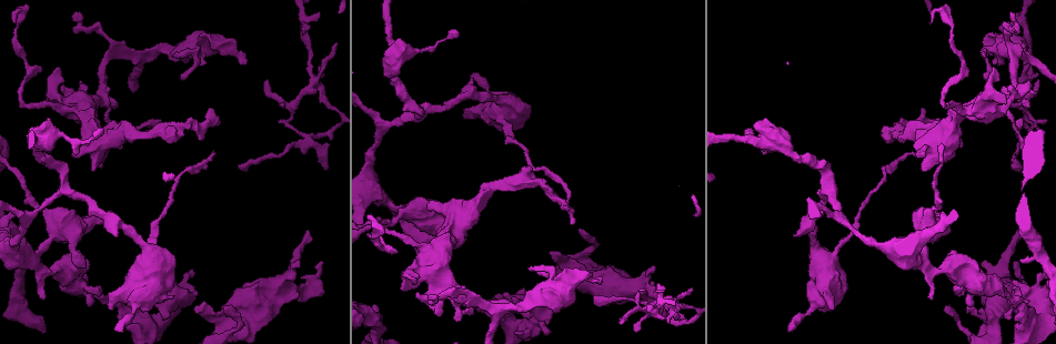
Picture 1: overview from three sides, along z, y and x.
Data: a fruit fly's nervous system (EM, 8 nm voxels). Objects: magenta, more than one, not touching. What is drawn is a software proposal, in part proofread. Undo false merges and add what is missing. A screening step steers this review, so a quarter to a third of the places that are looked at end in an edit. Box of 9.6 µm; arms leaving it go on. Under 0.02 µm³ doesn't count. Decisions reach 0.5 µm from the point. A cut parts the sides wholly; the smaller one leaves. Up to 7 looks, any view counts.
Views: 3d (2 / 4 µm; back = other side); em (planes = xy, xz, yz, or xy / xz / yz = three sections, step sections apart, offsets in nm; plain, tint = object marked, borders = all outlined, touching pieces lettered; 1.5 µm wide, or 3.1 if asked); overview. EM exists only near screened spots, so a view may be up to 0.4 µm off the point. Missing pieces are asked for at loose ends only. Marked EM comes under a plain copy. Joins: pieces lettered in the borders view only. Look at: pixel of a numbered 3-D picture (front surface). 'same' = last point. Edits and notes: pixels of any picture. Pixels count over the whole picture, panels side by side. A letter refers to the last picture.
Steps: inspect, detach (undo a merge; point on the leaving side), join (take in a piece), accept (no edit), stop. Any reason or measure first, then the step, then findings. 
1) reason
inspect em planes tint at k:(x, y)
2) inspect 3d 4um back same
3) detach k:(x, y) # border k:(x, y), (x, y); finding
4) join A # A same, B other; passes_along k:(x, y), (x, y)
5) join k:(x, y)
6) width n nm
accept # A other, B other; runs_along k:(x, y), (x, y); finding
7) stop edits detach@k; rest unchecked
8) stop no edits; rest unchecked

thin end
inspect 3d 4um at 1:(74, 12)

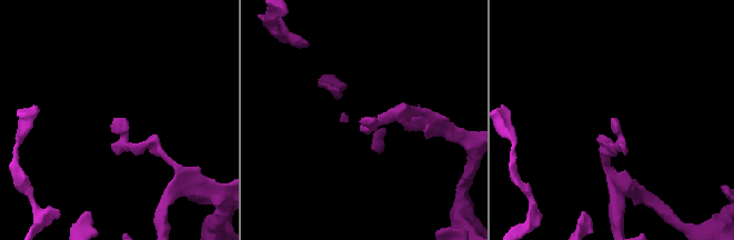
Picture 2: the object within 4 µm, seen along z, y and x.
need the tissue
inspect em planes borders at 2:(115, 118)

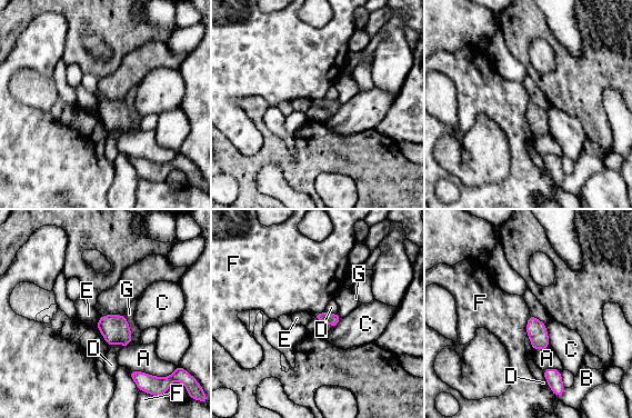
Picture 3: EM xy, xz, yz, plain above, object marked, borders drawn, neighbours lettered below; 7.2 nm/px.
accept # A other, B other, C other, D other, E other, F other, G other; border 3:(530, 315), (527, 321), (527, 335); none of them fits

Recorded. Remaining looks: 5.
sharp bend
inspect em yz step 4 tint at 1:(369, 236)

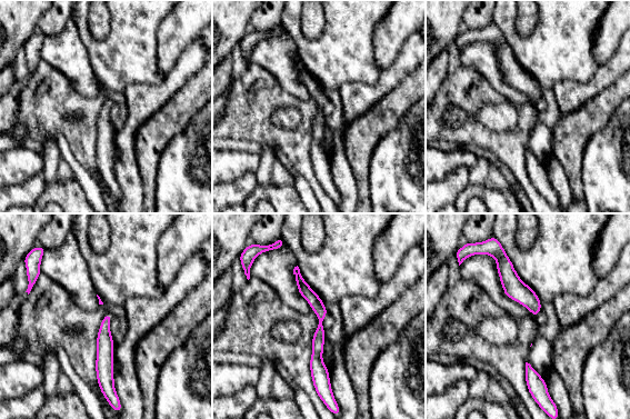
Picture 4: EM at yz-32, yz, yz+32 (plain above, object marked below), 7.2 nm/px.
inspect em yz step 4 borders same

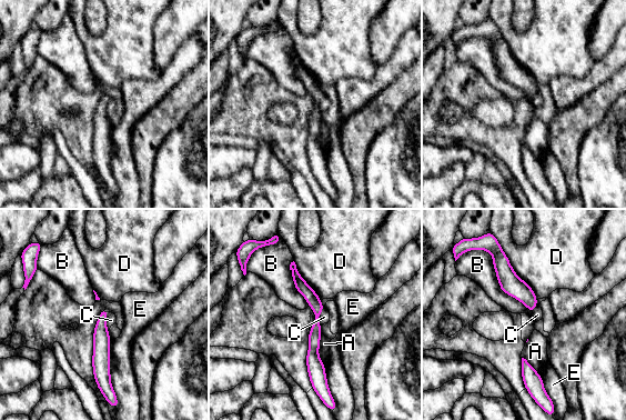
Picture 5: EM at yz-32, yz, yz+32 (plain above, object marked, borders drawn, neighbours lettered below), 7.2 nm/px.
accept # A other, B other, C other, D other, E other; border 5:(109, 312), (107, 319), (108, 330); continuous, no second cell

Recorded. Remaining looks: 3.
an open end
inspect em xy step 4 borders at 1:(1029, 81)

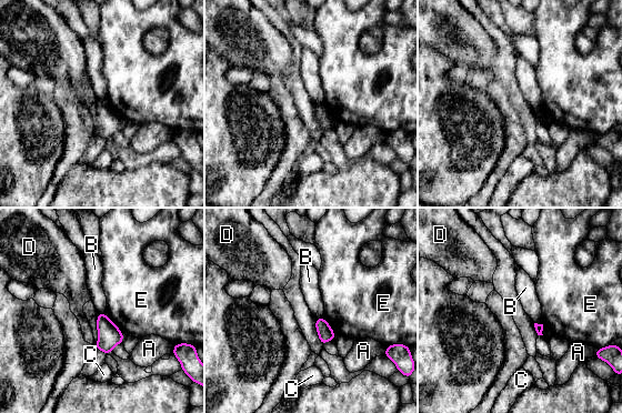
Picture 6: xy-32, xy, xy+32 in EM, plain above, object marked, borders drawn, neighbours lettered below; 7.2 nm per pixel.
inspect em planes borders same

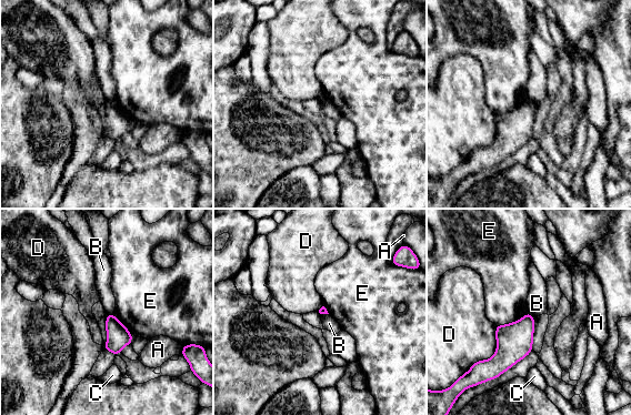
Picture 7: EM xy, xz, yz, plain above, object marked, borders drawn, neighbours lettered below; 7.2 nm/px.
accept # A other, B other, C other, D other, E other; none of them fits

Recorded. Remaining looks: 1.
stop no edits; rest unchecked

